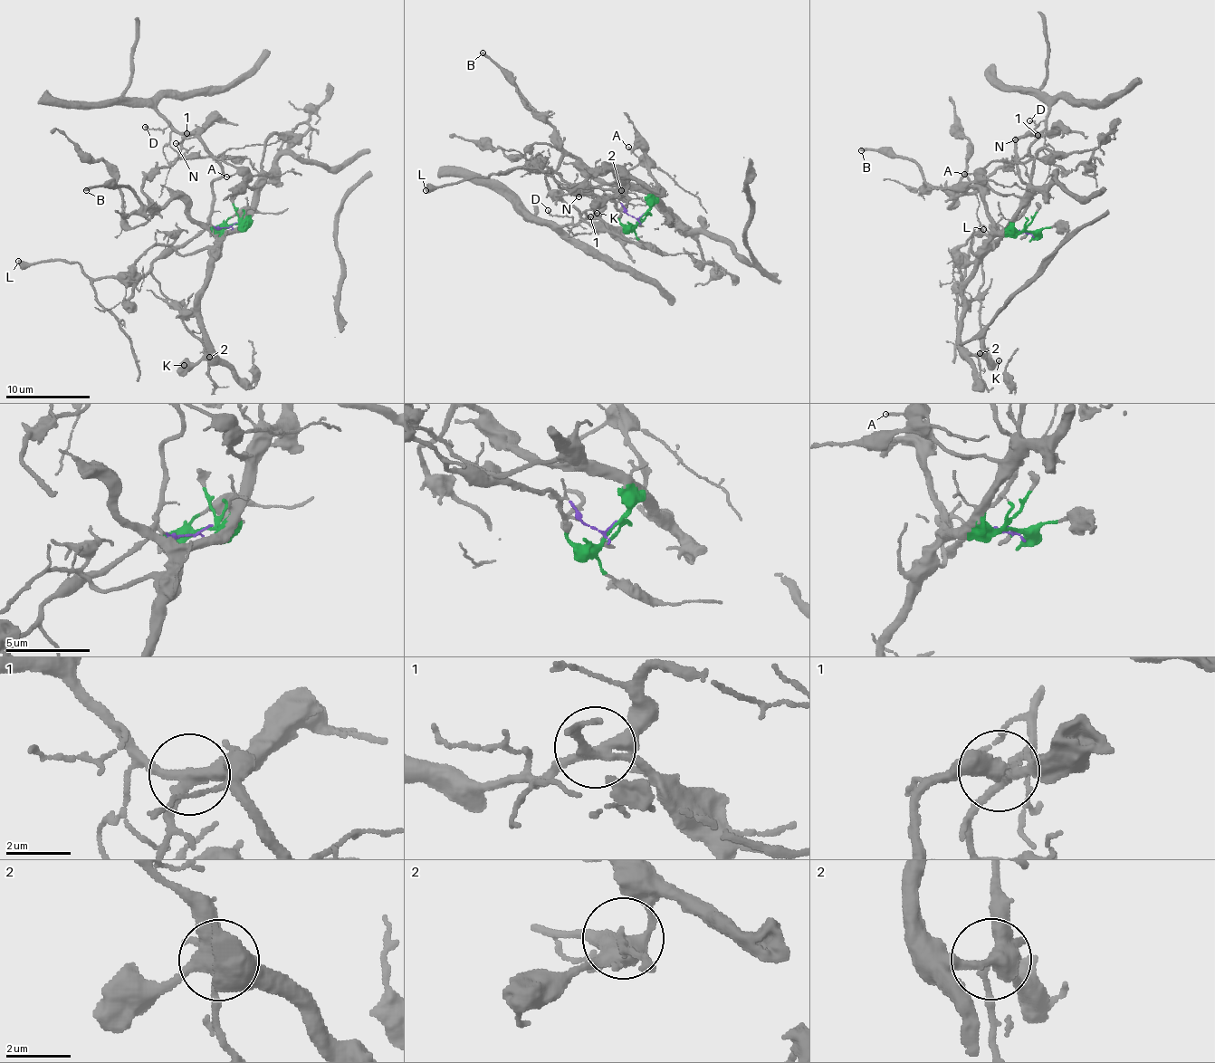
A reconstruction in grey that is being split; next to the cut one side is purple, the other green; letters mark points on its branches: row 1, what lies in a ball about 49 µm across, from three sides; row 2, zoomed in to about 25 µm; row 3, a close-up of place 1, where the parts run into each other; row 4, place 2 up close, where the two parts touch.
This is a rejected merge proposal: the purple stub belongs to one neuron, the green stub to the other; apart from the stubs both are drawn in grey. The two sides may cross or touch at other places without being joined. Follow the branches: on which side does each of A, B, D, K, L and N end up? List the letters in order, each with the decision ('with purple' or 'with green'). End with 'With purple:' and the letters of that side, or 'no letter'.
A: with purple
B: with green
D: with purple
K: with green
L: with purple
N: with purple
With purple: A, D, L, N

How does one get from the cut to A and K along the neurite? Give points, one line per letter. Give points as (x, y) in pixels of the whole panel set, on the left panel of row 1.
A: (231, 225), (215, 228), (211, 225), (212, 182), (221, 176), (215, 159), (238, 169), (225, 177)
K: (231, 225), (243, 225), (218, 243), (198, 297), (198, 328), (215, 359), (180, 369), (184, 365)

